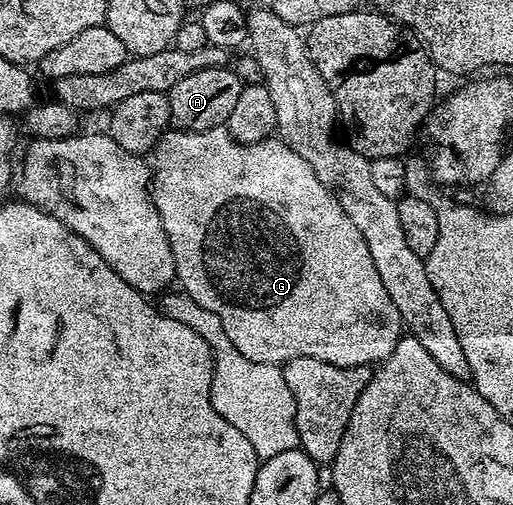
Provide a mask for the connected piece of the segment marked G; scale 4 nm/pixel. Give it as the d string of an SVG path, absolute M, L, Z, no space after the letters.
M225 126L204 129L203 131L167 130L158 138L152 152L152 178L150 180L150 199L154 202L156 213L164 225L164 233L168 237L168 245L174 258L174 274L176 283L186 292L196 305L204 305L204 309L216 313L220 317L220 325L232 341L232 345L244 357L257 363L281 365L292 357L316 357L316 361L328 361L328 365L341 367L370 367L387 359L396 349L399 339L403 338L404 328L400 313L396 313L396 305L392 305L392 297L384 290L380 282L380 273L376 273L376 265L372 261L372 253L368 253L368 244L356 225L344 209L320 185L316 173L312 173L308 161L304 161L297 153L292 153L288 145L277 137L271 137L259 143L238 143L230 136Z

